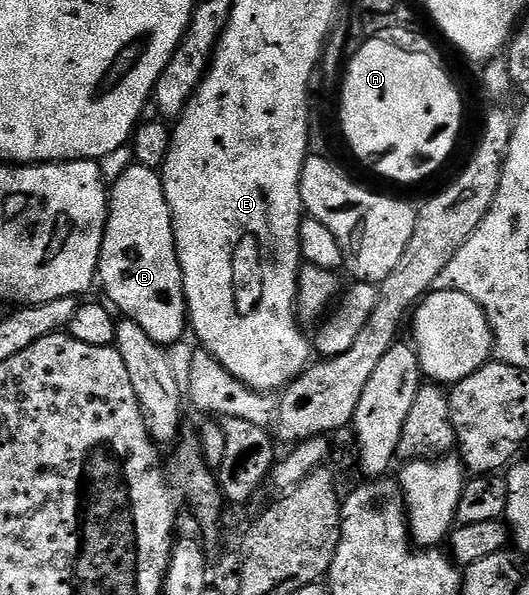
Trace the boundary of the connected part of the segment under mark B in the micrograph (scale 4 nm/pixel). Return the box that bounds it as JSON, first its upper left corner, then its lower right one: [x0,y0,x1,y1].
[98,165,189,345]

